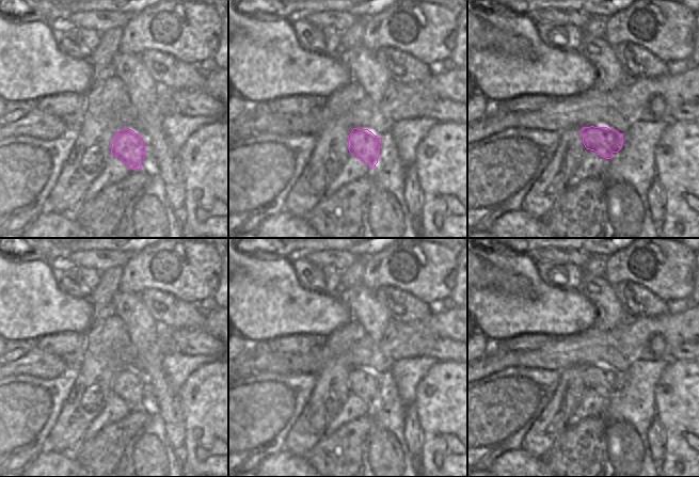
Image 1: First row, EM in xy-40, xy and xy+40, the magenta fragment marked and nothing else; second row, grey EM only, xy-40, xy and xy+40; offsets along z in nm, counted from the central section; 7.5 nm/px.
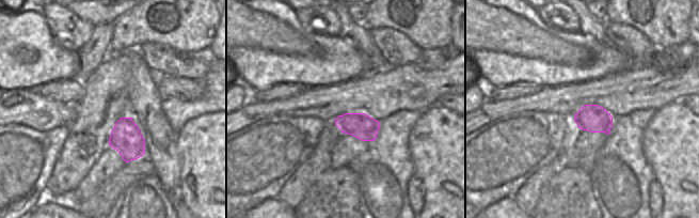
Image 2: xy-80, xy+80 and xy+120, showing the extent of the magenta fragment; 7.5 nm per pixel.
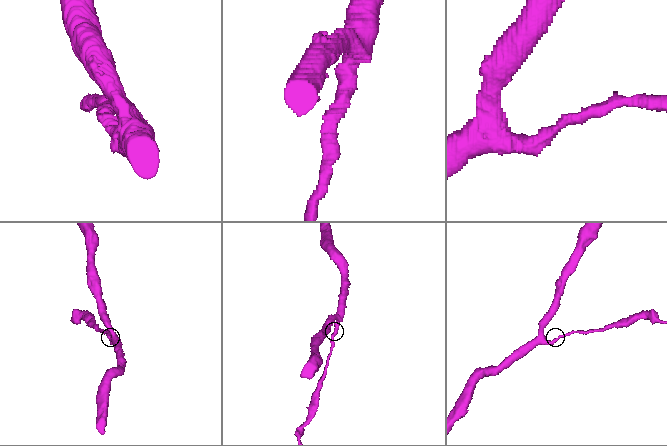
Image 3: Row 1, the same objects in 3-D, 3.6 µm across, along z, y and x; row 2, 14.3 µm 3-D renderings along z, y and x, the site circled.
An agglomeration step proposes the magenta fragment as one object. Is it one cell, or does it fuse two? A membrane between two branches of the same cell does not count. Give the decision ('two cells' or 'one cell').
one cell

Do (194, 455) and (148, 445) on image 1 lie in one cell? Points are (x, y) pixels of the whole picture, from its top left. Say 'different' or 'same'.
different

